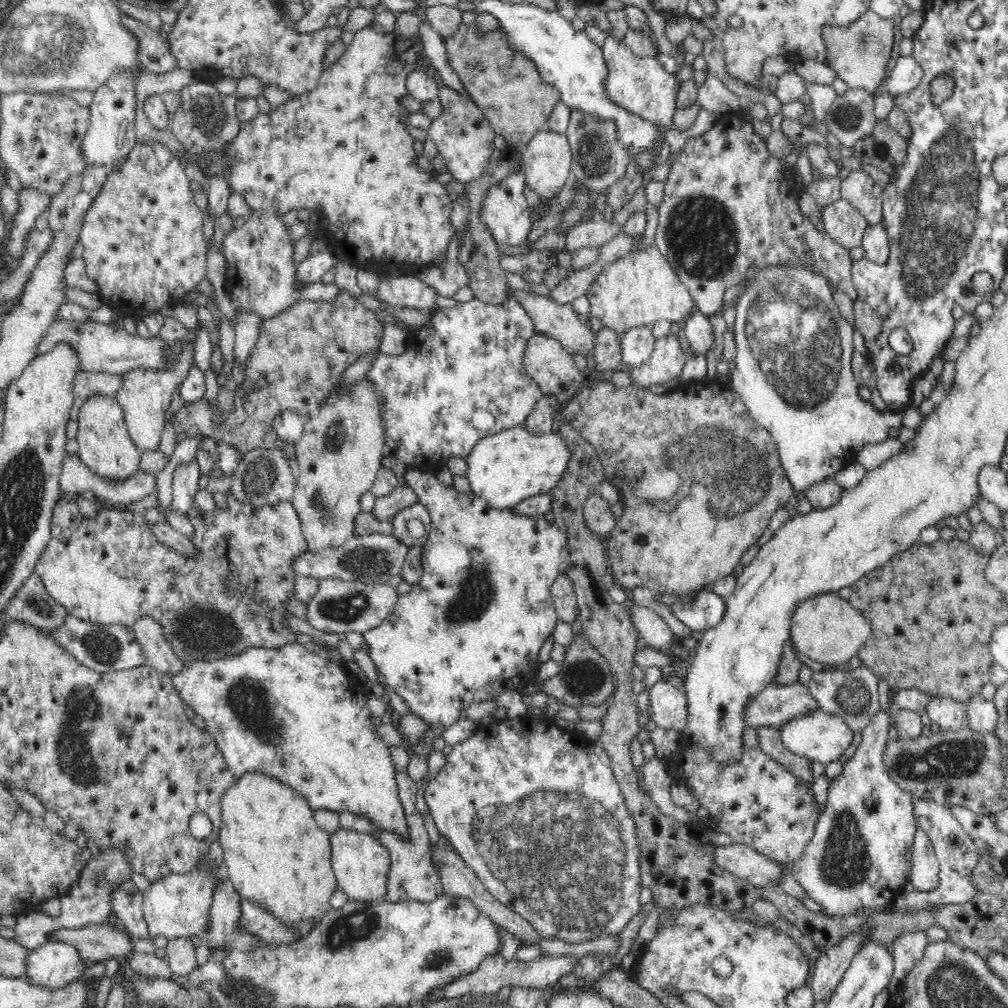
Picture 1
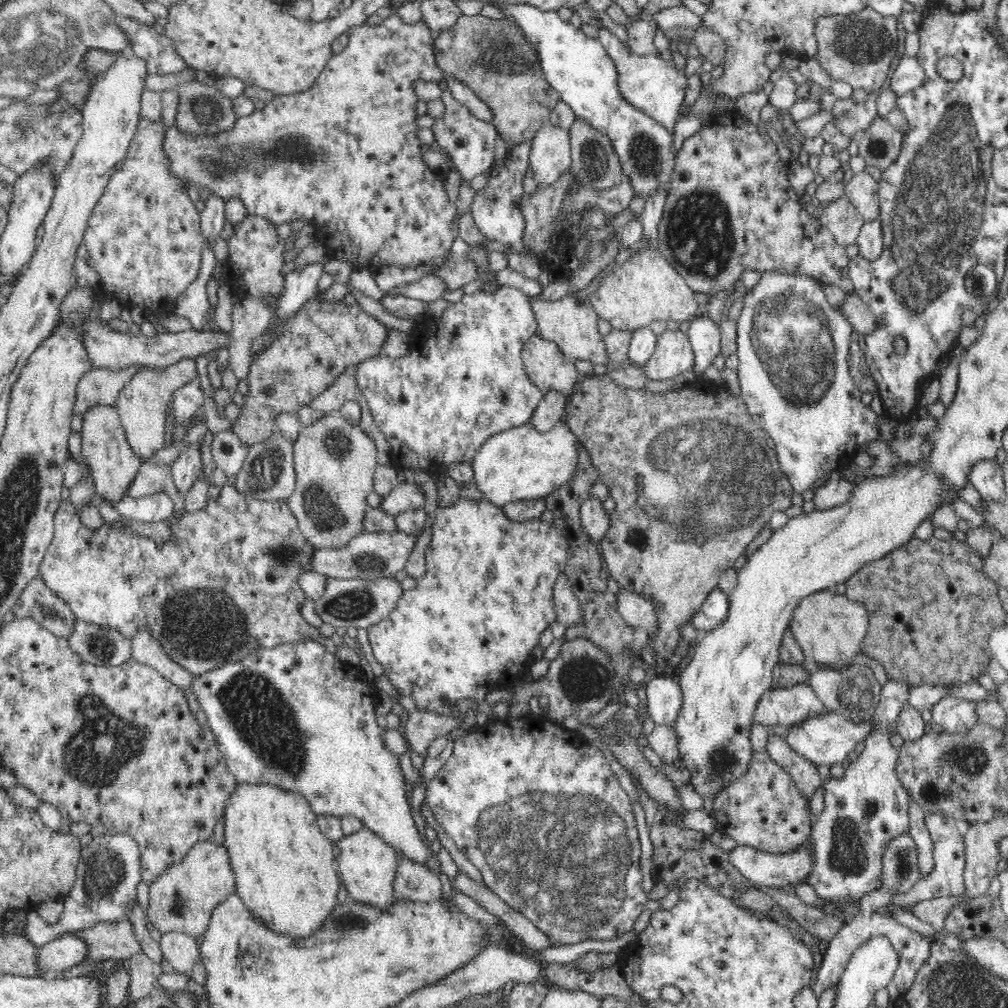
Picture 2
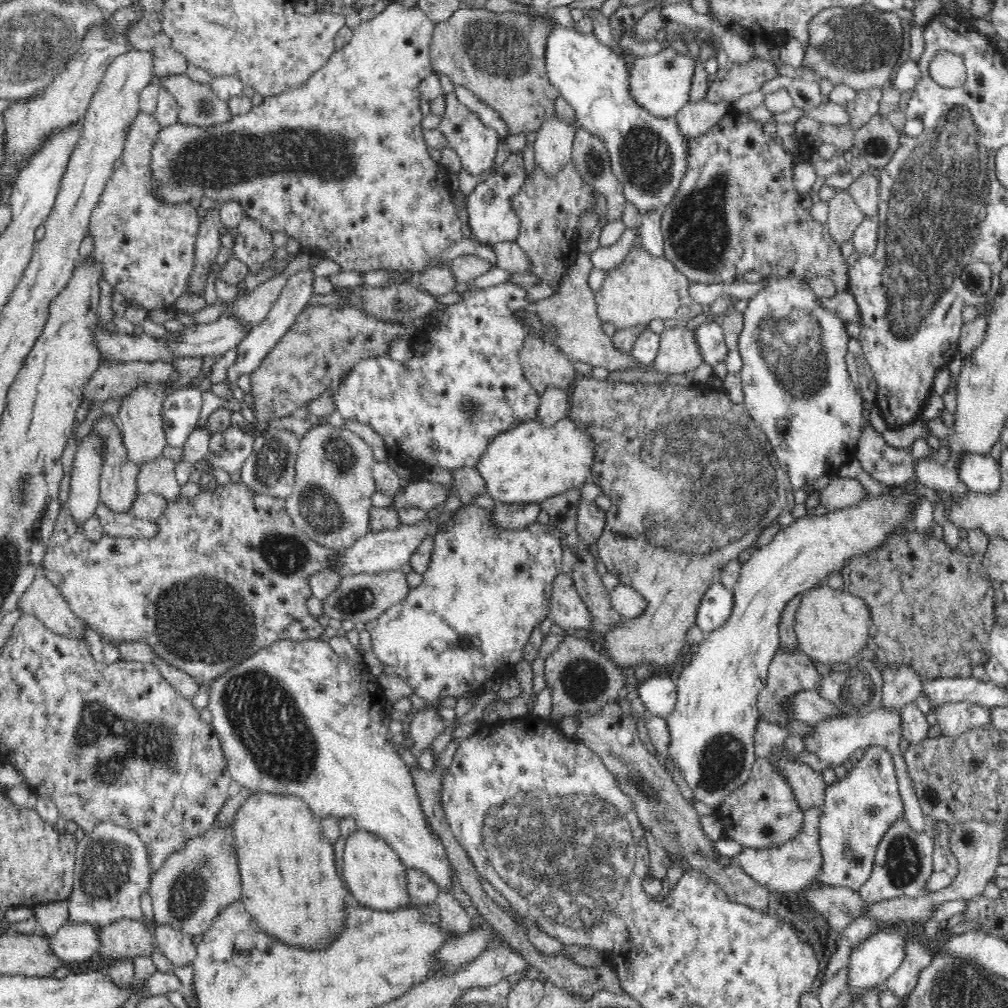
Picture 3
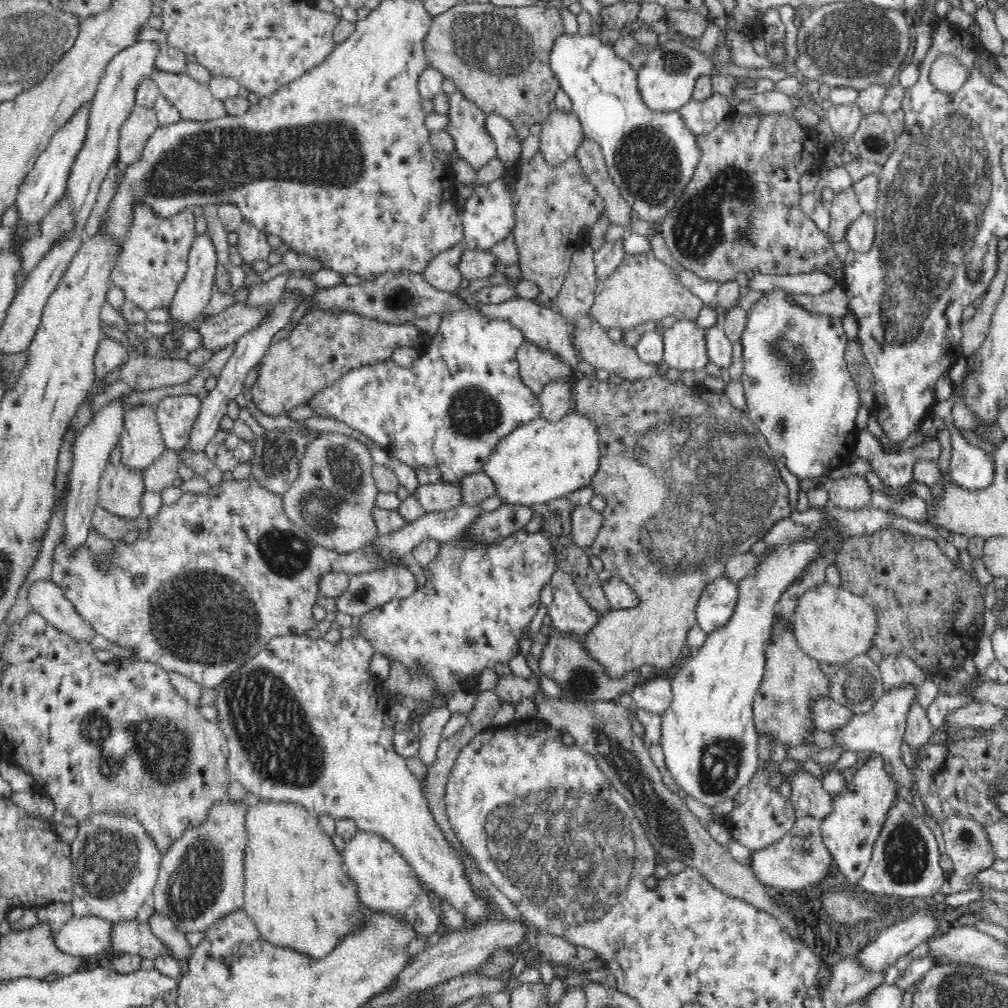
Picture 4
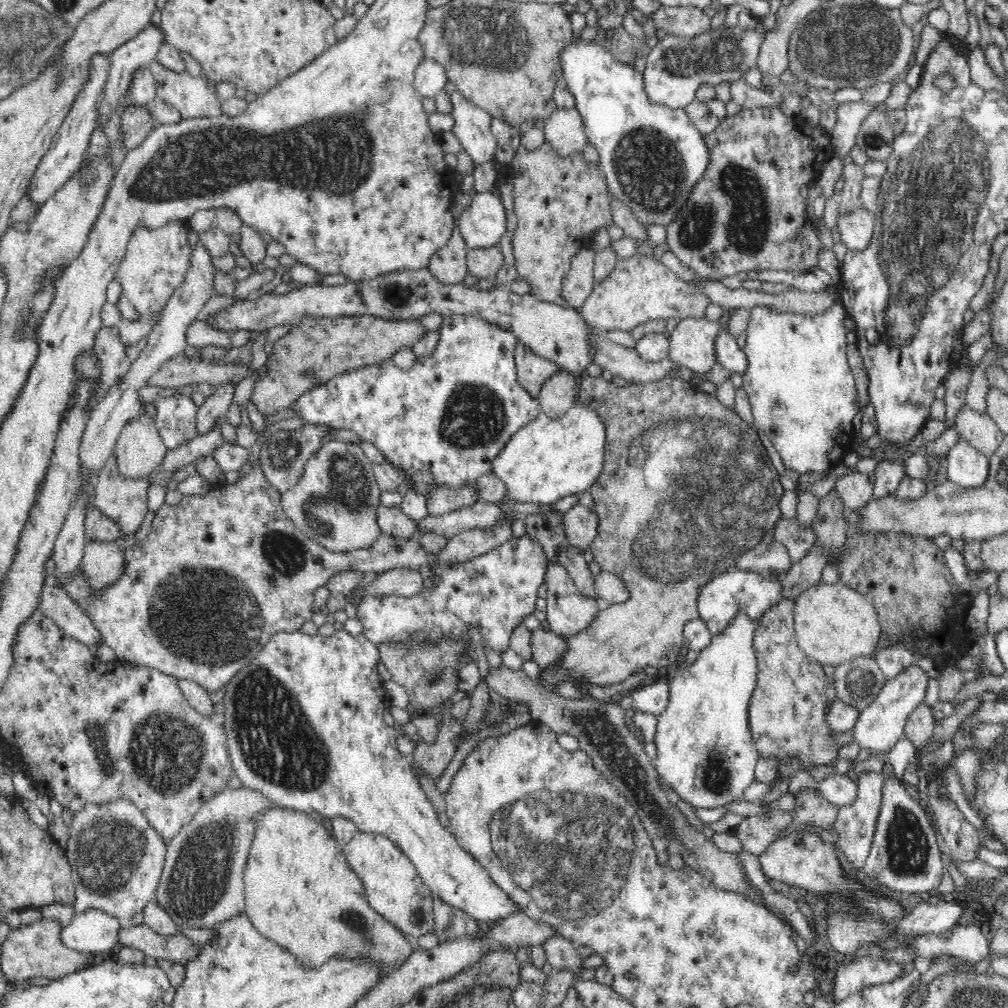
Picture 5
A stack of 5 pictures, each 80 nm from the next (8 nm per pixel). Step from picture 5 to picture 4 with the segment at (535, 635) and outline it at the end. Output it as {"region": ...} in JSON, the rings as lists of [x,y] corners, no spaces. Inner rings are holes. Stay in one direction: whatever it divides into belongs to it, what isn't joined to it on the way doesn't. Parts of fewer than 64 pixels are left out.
{"region":[[[556,633],[549,638],[548,644],[543,648],[539,670],[542,675],[560,685],[563,695],[560,699],[569,702],[584,702],[585,704],[600,701],[615,702],[623,693],[634,691],[637,678],[640,676],[639,668],[627,672],[625,676],[612,678],[608,675],[605,666],[599,662],[593,665],[590,656],[584,644],[573,640],[568,635]]]}

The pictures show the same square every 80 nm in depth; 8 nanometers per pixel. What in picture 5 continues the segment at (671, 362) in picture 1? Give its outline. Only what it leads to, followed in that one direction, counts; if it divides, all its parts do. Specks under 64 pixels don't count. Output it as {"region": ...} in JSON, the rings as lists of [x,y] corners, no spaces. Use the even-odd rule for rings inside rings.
{"region":[[[700,318],[681,319],[670,337],[668,357],[676,366],[705,373],[716,363],[715,339],[724,328],[720,321]]]}

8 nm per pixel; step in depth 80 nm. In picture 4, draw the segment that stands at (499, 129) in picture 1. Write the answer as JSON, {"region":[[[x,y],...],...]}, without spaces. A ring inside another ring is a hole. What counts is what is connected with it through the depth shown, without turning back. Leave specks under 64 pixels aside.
{"region":[[[461,2],[440,16],[432,17],[430,30],[424,41],[430,65],[452,80],[463,95],[485,113],[495,112],[506,117],[515,129],[522,125],[542,124],[556,110],[554,97],[558,81],[548,65],[550,50],[556,37],[564,31],[558,9],[546,6],[495,8],[490,3]]]}

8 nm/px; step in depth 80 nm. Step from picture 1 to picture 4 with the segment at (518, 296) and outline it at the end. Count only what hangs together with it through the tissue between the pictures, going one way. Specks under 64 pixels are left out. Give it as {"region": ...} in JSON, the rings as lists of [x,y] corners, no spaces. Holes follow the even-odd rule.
{"region":[[[585,245],[579,248],[572,256],[565,282],[552,303],[540,302],[542,307],[552,309],[554,313],[562,315],[564,321],[573,329],[573,348],[578,351],[580,360],[592,364],[594,368],[603,368],[611,375],[618,374],[625,379],[650,379],[659,376],[661,366],[649,365],[640,360],[635,348],[627,348],[623,342],[615,342],[608,337],[607,330],[596,322],[591,315],[597,287],[597,276],[595,275],[595,263],[593,260],[594,249]]]}

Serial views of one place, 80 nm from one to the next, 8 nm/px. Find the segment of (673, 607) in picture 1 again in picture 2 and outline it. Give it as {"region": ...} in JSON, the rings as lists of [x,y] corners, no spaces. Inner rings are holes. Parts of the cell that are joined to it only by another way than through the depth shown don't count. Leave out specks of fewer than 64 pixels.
{"region":[[[714,587],[700,608],[696,612],[692,612],[692,616],[688,618],[688,623],[701,634],[716,628],[728,614],[728,595],[718,587]]]}

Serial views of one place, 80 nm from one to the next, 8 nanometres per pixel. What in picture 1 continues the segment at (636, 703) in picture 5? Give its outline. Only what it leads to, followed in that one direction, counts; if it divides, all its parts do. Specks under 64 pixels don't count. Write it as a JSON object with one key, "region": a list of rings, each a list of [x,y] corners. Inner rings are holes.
{"region":[[[664,680],[651,687],[650,707],[656,725],[682,732],[688,724],[688,698],[685,692]]]}

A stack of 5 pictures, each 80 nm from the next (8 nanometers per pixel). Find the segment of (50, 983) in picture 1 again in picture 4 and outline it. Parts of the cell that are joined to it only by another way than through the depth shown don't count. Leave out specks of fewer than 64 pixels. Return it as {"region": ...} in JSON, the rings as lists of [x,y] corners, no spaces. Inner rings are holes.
{"region":[[[94,916],[73,917],[54,934],[54,944],[67,956],[93,960],[94,956],[108,950],[108,936],[110,936],[112,925],[112,923]]]}

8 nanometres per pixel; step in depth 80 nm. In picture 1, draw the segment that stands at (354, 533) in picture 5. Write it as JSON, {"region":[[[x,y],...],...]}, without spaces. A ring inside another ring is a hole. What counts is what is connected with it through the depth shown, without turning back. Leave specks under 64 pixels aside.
{"region":[[[367,375],[350,384],[340,381],[333,387],[329,398],[331,399],[323,399],[319,408],[306,417],[302,436],[294,443],[297,468],[291,501],[301,520],[301,531],[306,547],[312,553],[328,547],[340,546],[354,536],[354,516],[361,511],[358,498],[367,490],[371,490],[381,469],[380,459],[387,445],[384,440],[387,436],[385,414],[383,414],[385,396],[379,392]]]}

